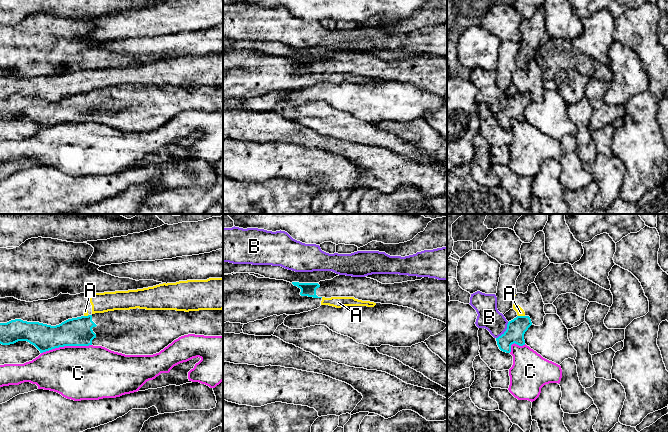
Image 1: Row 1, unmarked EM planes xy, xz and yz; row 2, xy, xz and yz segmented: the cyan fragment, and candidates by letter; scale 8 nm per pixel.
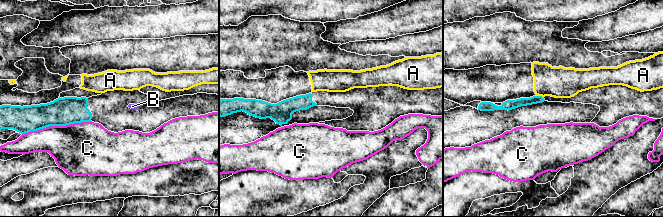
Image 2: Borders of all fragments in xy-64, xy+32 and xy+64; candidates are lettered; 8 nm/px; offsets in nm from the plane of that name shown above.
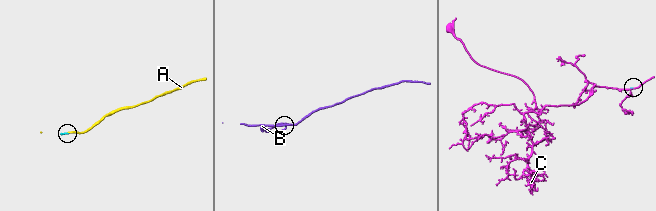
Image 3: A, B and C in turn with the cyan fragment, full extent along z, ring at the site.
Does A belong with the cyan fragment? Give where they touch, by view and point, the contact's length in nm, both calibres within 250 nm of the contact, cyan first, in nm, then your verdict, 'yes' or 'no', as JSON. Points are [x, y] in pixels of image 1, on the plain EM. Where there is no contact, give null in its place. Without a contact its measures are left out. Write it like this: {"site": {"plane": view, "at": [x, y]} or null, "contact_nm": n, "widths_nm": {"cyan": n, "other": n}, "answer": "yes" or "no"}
{"site": {"plane": "yz", "at": [521, 92]}, "contact_nm": 60, "widths_nm": {"cyan": 160, "other": 60}, "answer": "no"}

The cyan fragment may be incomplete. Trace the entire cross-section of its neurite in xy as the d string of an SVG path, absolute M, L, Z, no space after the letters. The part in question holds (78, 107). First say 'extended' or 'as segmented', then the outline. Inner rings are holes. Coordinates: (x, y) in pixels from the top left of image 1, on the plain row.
extended; M223 85L176 87L176 86L114 86L68 95L51 102L21 95L0 99L0 120L10 121L27 117L40 129L64 122L102 122L125 131L153 131L159 129L181 112L195 110L223 112Z

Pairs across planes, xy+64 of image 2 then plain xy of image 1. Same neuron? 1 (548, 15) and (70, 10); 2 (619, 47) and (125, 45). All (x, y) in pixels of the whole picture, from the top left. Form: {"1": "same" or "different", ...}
{"1": "same", "2": "same"}

